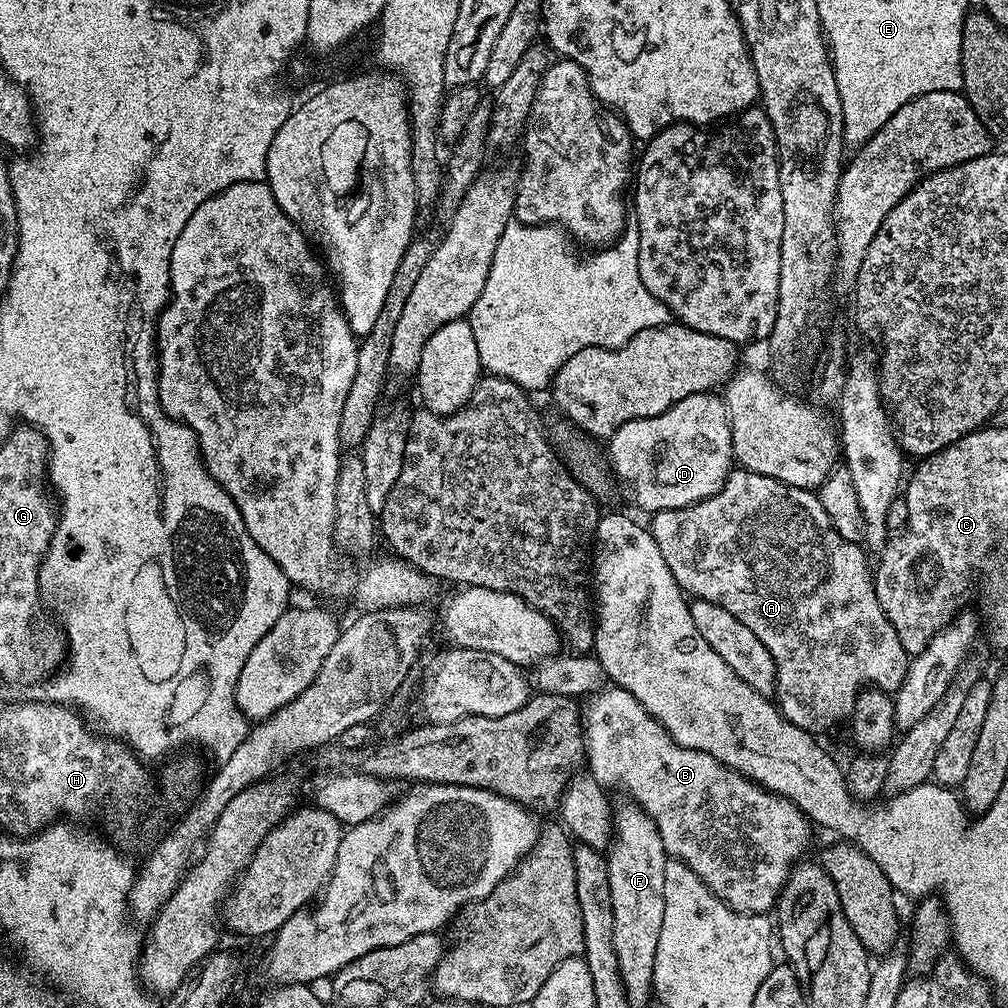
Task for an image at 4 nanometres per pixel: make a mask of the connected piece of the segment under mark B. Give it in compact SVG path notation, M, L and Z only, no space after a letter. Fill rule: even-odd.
M605 686L600 692L589 695L586 702L588 705L585 703L582 708L582 735L586 749L586 768L592 779L597 784L607 786L609 789L621 788L622 791L629 792L632 795L629 796L631 803L640 805L640 809L652 819L654 826L658 826L662 846L667 850L669 857L681 860L683 864L690 866L690 870L694 870L694 874L698 874L698 878L702 878L702 882L706 882L708 889L724 903L729 904L735 912L745 912L751 916L771 913L775 909L776 901L780 898L780 892L786 886L788 875L805 859L804 851L807 850L808 843L812 840L814 825L805 812L798 806L794 806L794 802L790 802L785 796L779 796L777 792L768 792L752 780L740 775L739 772L726 767L718 758L710 758L710 754L706 754L702 750L675 744L668 731L660 725L660 721L653 718L625 688Z

